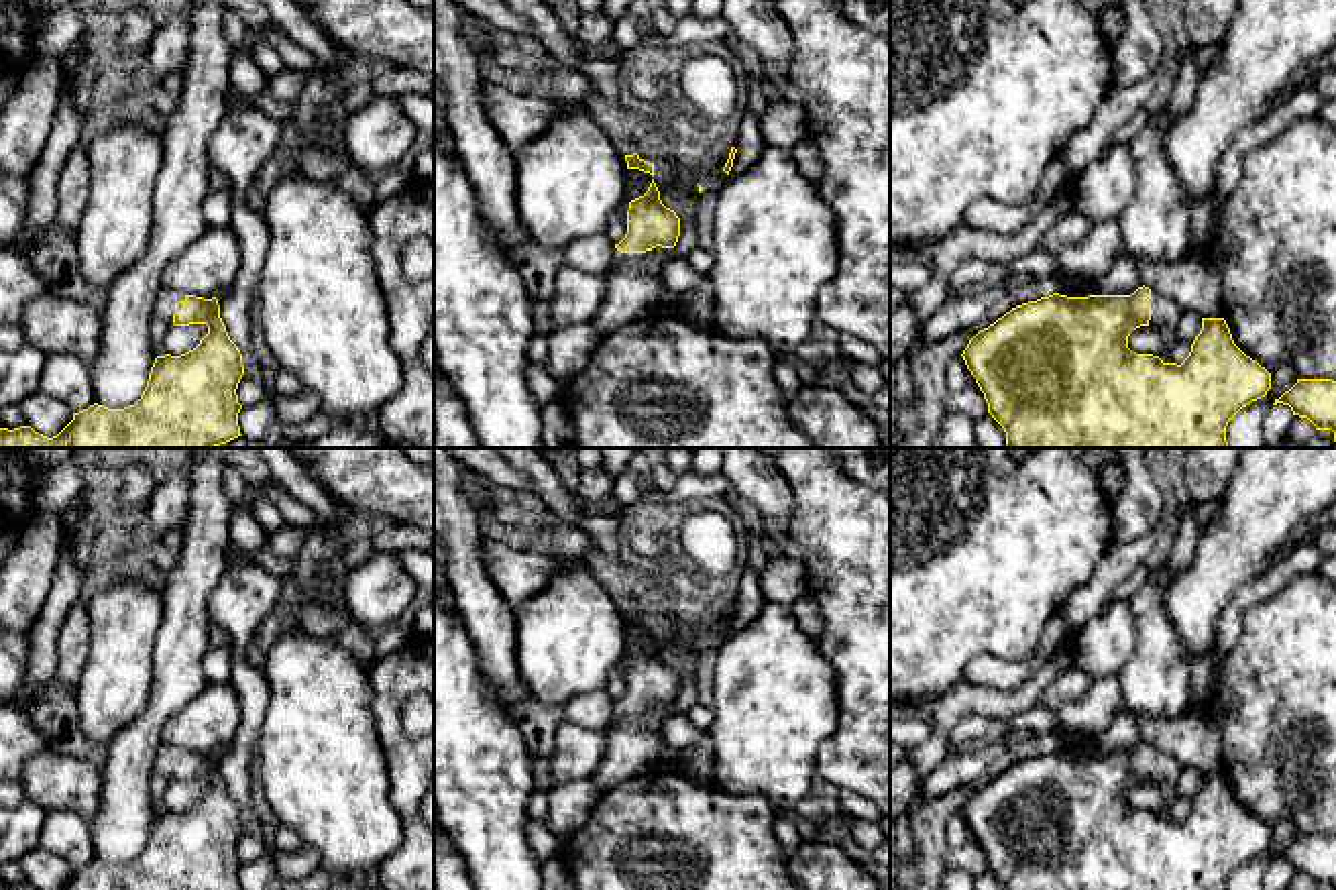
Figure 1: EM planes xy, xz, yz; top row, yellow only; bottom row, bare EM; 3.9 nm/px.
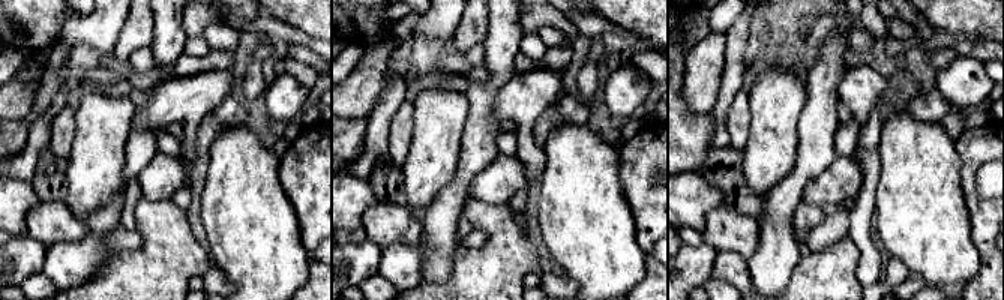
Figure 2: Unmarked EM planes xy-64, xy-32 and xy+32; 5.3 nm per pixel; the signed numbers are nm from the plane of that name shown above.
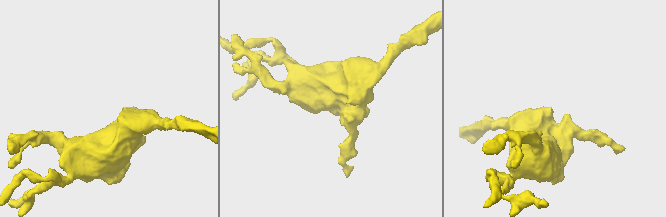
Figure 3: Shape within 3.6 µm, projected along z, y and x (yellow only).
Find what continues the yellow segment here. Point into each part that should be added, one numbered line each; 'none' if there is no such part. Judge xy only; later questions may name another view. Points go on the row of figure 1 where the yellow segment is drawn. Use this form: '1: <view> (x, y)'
1: xy (163, 308)

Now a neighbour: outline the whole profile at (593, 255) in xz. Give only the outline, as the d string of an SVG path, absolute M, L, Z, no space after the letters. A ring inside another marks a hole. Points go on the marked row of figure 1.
M605 232L570 242L564 251L564 265L584 273L603 275L613 265L615 244Z

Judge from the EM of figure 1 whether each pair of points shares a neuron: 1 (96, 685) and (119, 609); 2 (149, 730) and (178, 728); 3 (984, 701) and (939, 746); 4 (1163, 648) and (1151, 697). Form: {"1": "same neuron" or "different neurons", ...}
{"1": "same neuron", "2": "different neurons", "3": "same neuron", "4": "same neuron"}

